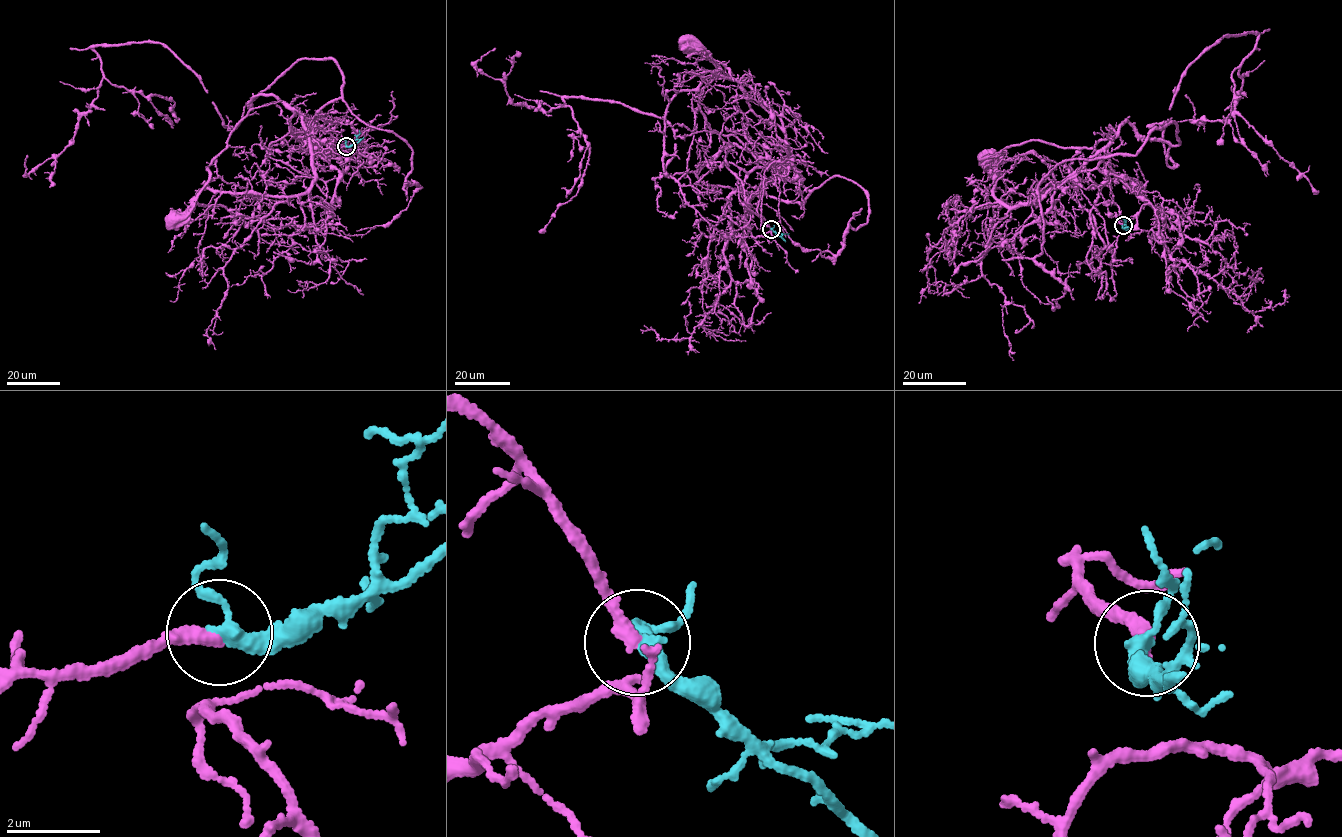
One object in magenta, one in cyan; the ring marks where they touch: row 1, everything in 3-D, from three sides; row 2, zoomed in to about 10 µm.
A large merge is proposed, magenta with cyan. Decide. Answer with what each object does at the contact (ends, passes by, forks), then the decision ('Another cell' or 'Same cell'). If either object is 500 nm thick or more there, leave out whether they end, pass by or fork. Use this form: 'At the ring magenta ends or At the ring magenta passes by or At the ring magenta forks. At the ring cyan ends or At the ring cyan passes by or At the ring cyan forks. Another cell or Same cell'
At the ring magenta ends. At the ring cyan passes by. Same cell

